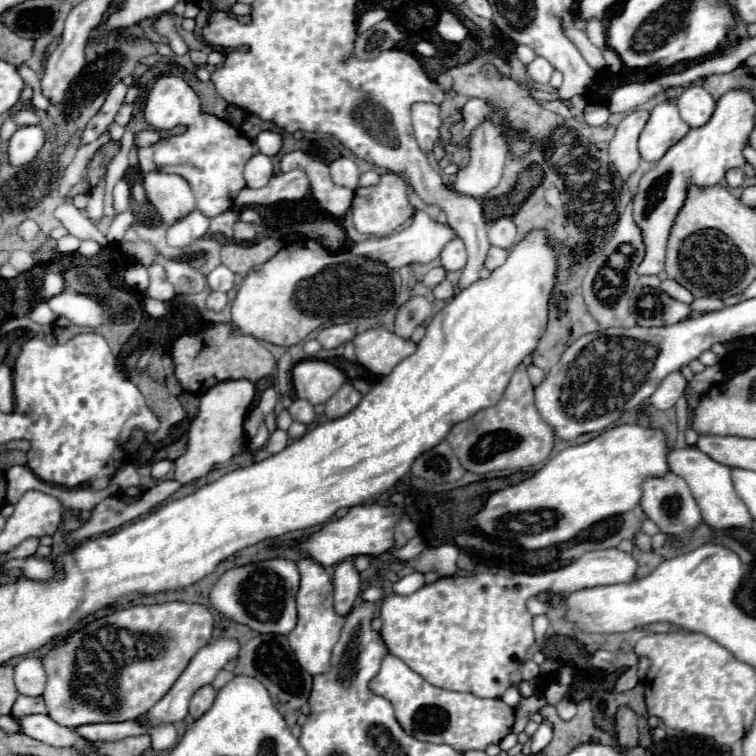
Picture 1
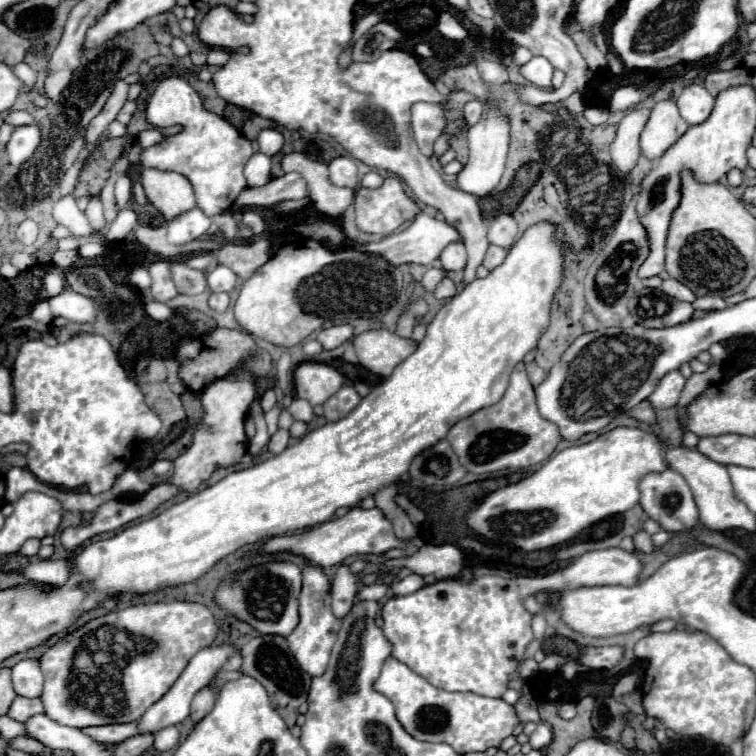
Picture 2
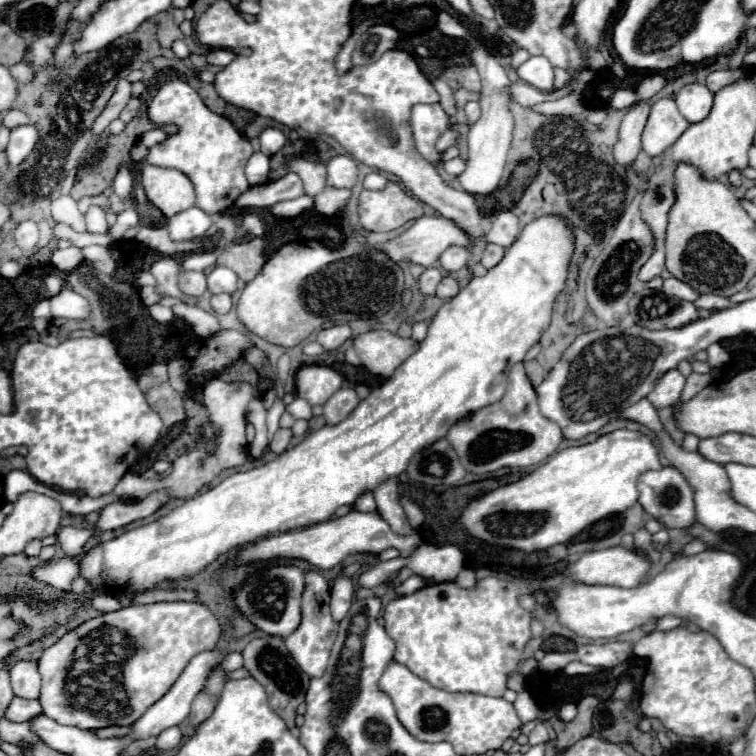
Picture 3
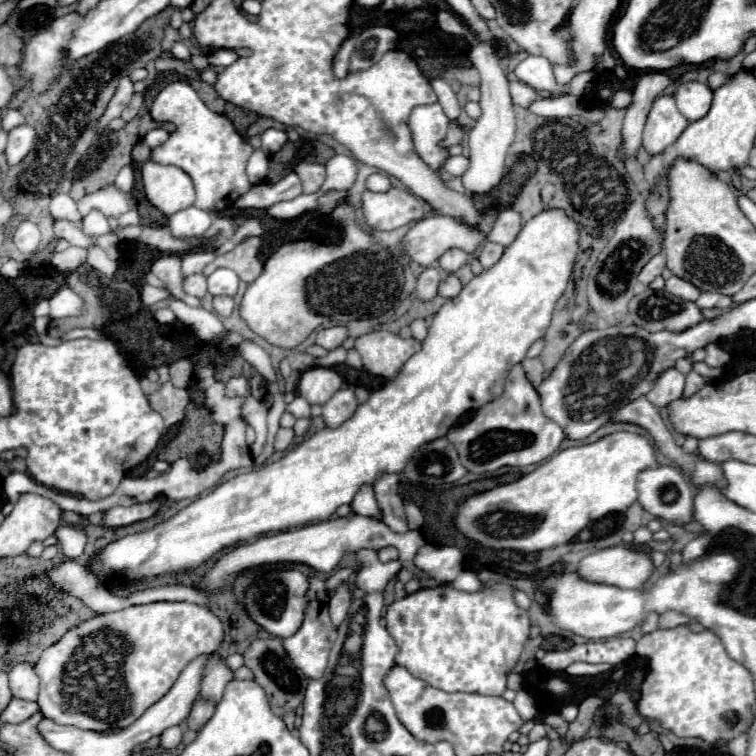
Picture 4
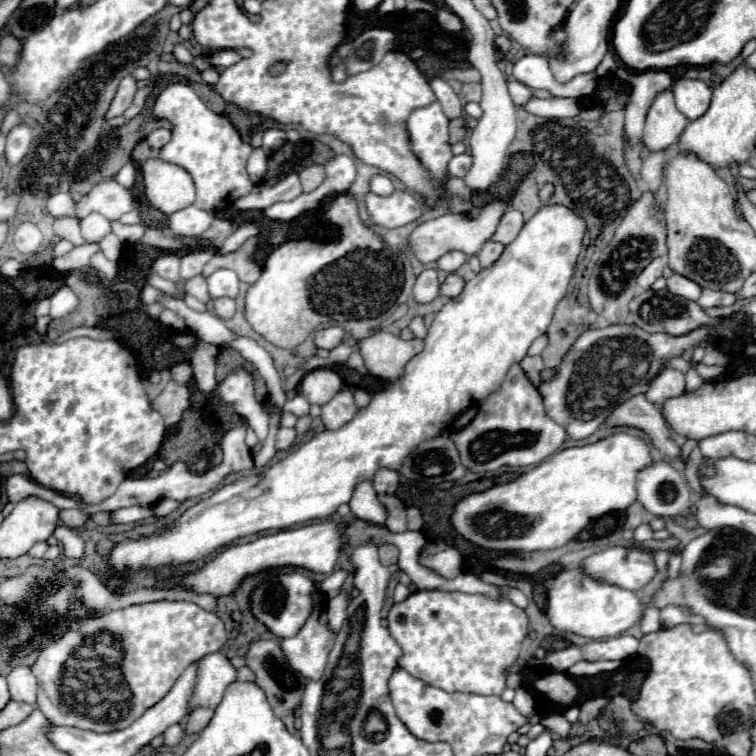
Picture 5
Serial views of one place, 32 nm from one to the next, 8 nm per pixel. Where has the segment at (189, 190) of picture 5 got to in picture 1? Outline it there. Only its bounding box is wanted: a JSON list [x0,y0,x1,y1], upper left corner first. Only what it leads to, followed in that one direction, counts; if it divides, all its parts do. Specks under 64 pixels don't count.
[144,172,196,226]

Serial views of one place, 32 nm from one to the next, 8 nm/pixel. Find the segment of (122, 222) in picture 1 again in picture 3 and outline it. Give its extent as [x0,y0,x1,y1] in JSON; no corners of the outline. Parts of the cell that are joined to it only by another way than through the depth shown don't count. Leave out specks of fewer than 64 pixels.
[112,208,138,234]

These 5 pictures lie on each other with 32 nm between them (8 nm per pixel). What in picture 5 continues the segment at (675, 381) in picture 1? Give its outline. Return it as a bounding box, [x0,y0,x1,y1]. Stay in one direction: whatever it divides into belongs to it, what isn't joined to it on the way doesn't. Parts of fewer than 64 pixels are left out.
[646,368,684,406]

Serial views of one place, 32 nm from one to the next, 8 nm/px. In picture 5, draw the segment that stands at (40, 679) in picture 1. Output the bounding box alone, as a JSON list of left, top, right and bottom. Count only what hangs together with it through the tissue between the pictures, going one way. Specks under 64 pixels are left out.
[8,666,38,704]

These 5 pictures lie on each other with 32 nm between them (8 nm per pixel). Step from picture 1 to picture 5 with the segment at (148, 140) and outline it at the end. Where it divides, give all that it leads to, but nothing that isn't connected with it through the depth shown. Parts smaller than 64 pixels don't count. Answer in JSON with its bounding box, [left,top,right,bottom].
[146,128,170,150]

